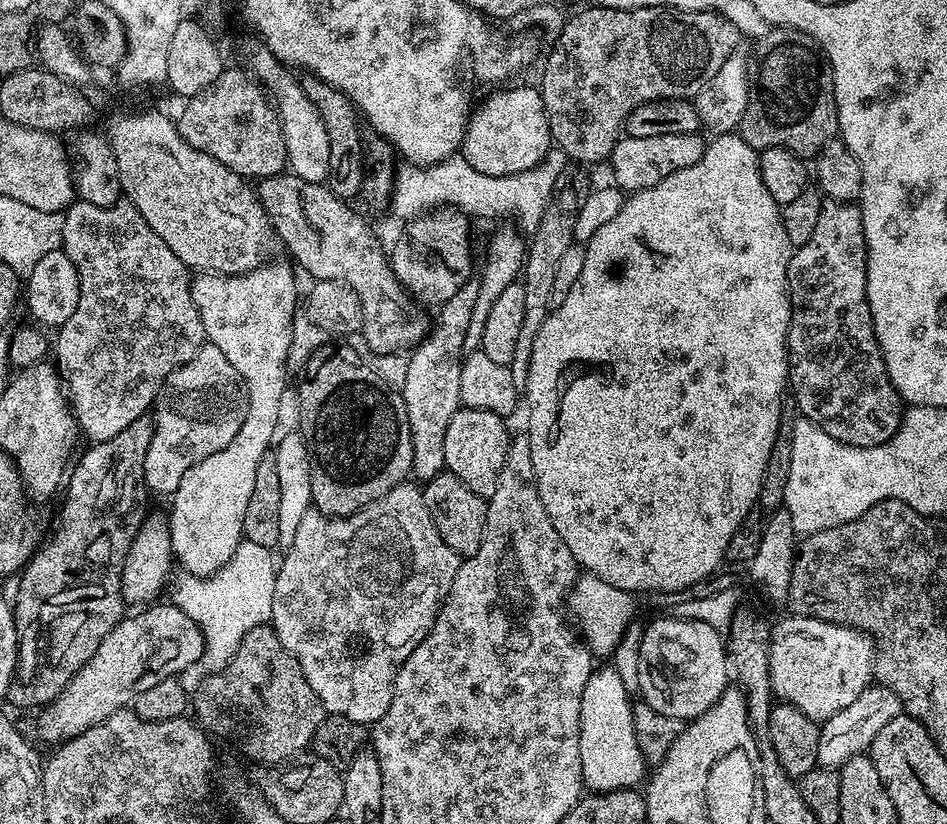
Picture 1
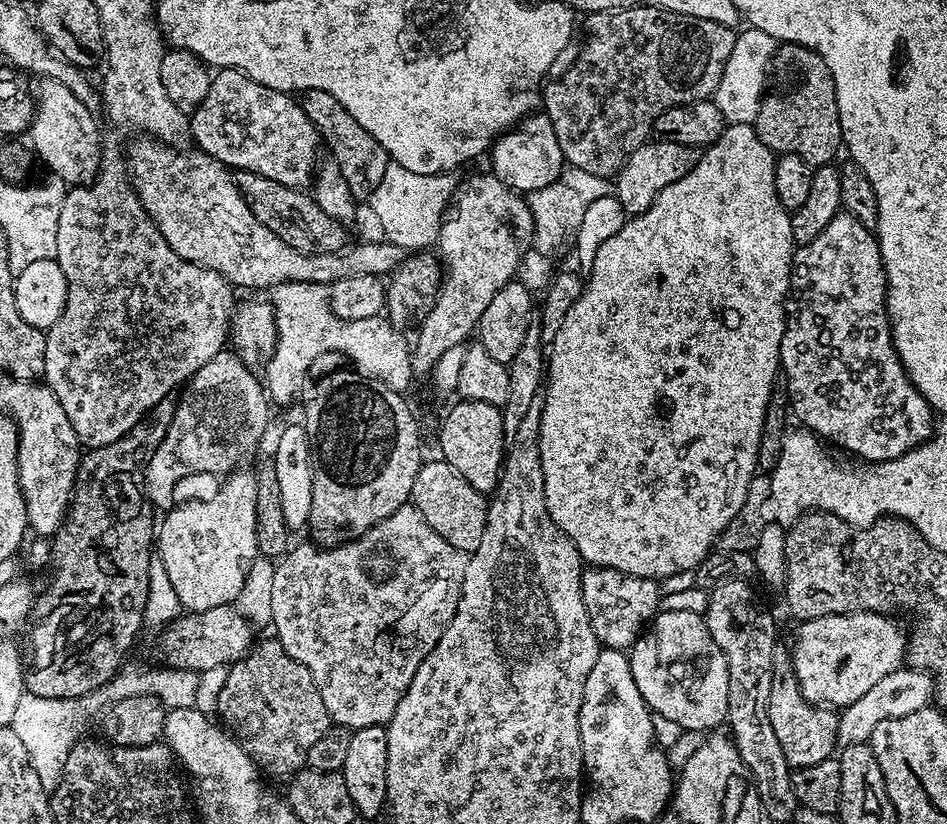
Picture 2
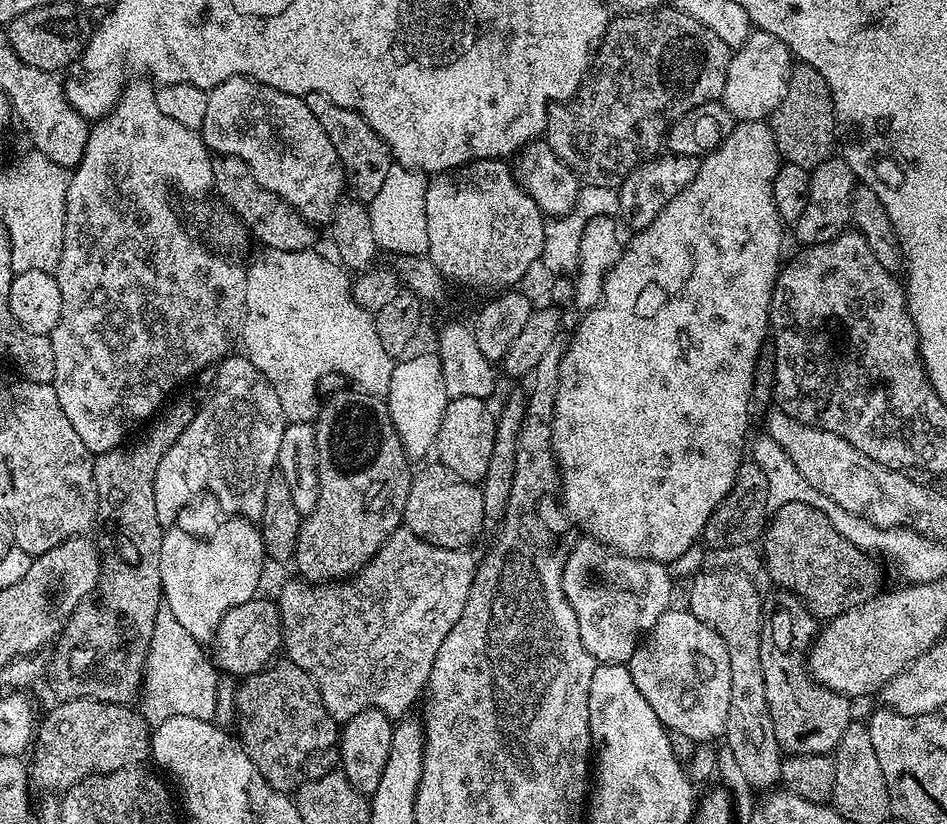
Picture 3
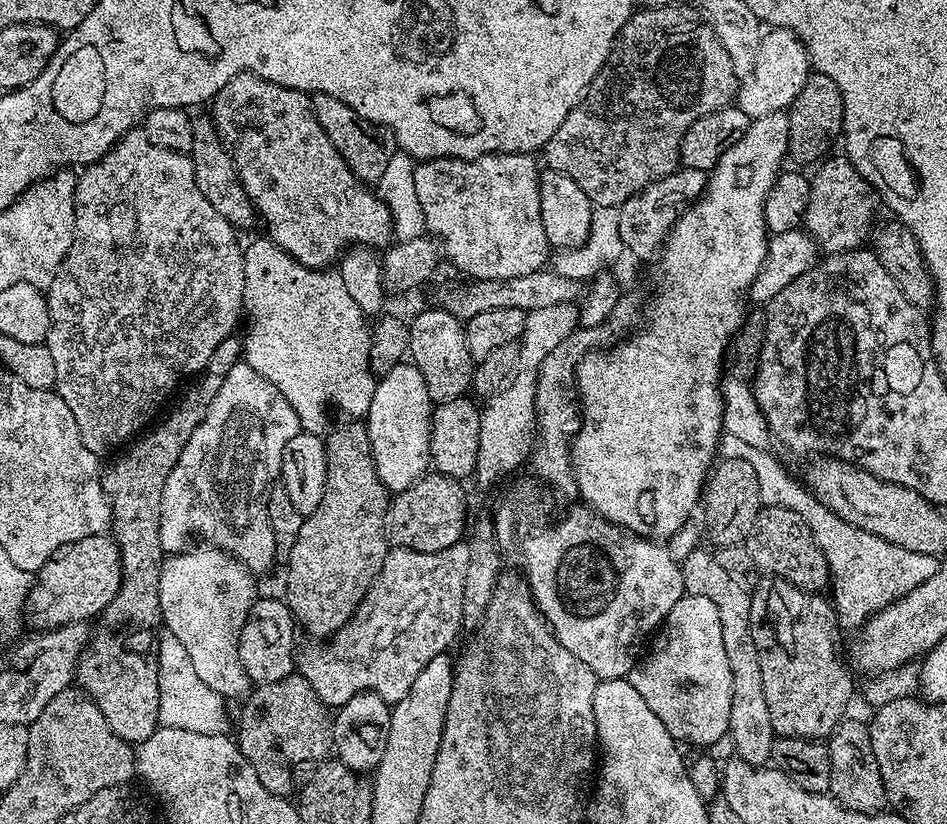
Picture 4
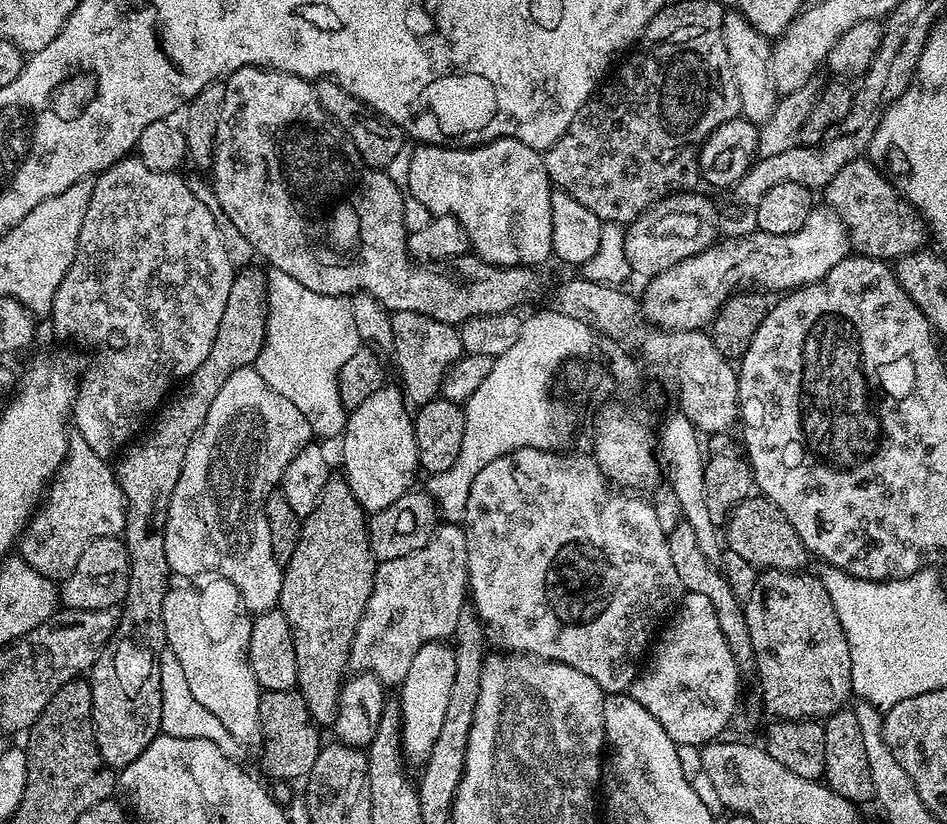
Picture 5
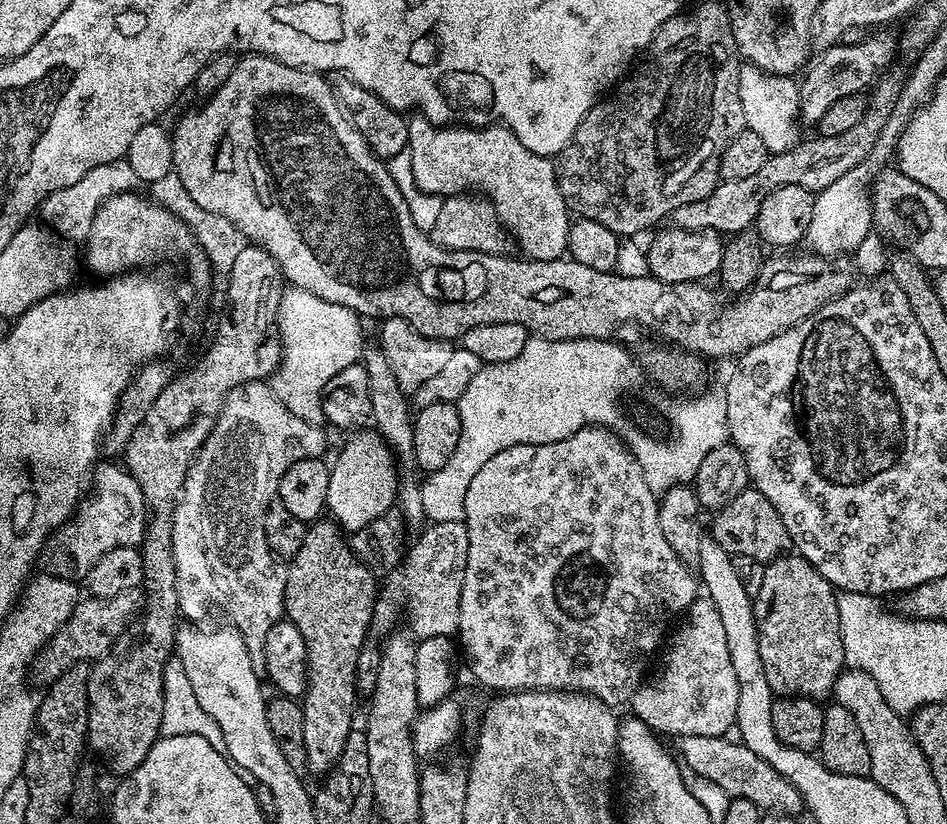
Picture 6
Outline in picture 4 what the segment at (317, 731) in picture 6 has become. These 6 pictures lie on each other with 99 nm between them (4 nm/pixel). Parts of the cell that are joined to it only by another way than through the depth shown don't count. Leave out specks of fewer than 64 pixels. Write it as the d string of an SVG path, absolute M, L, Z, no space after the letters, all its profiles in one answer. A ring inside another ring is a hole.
M344 422L339 426L333 427L327 433L324 449L326 450L326 458L328 459L328 477L326 478L326 490L324 497L320 503L320 508L314 510L314 514L310 514L304 518L302 526L298 530L298 538L294 542L291 552L287 553L288 560L288 596L286 595L286 603L293 617L301 629L304 628L312 636L324 636L320 638L331 638L333 634L351 618L356 612L356 607L362 602L362 598L370 590L370 586L378 578L378 574L382 570L382 562L387 558L390 551L390 536L386 531L386 517L390 507L390 491L386 485L381 482L379 474L376 472L375 459L372 456L371 440L368 437L367 427L360 422Z

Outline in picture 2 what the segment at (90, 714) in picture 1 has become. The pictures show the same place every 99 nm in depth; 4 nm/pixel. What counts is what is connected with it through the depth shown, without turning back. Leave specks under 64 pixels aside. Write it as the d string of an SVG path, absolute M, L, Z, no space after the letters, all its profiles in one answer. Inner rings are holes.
M232 604L214 606L205 612L188 612L163 629L164 637L160 640L163 663L170 668L181 668L197 674L215 673L212 672L215 668L231 666L248 655L254 644L252 631L253 625L243 616L239 607Z

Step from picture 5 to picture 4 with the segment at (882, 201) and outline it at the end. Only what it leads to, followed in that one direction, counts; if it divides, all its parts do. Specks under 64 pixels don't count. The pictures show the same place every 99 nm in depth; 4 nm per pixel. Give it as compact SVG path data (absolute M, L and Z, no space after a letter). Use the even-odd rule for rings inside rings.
M839 155L825 159L815 169L817 172L811 173L810 206L806 206L803 222L808 235L828 254L849 252L861 247L864 239L873 235L872 219L876 216L876 204L878 208L876 189L866 182L866 178L862 178L862 174L858 174L847 155Z

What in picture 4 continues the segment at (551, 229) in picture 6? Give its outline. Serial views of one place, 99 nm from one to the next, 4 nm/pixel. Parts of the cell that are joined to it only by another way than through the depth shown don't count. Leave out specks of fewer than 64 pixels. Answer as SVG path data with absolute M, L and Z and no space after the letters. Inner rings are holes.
M495 152L473 160L422 160L417 163L414 191L422 206L425 229L438 241L447 263L449 260L457 273L473 280L519 278L522 274L541 271L547 260L549 263L550 245L539 206L541 169L536 168L532 160L535 159L531 155L522 152Z

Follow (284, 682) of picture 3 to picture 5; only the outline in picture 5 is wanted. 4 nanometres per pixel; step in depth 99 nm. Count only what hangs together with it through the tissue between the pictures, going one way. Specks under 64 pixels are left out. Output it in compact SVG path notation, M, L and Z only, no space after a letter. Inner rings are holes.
M278 690L264 692L260 697L260 730L264 764L276 780L296 780L307 777L314 766L322 747L321 729L306 704L300 691ZM320 731L320 732L319 732Z

